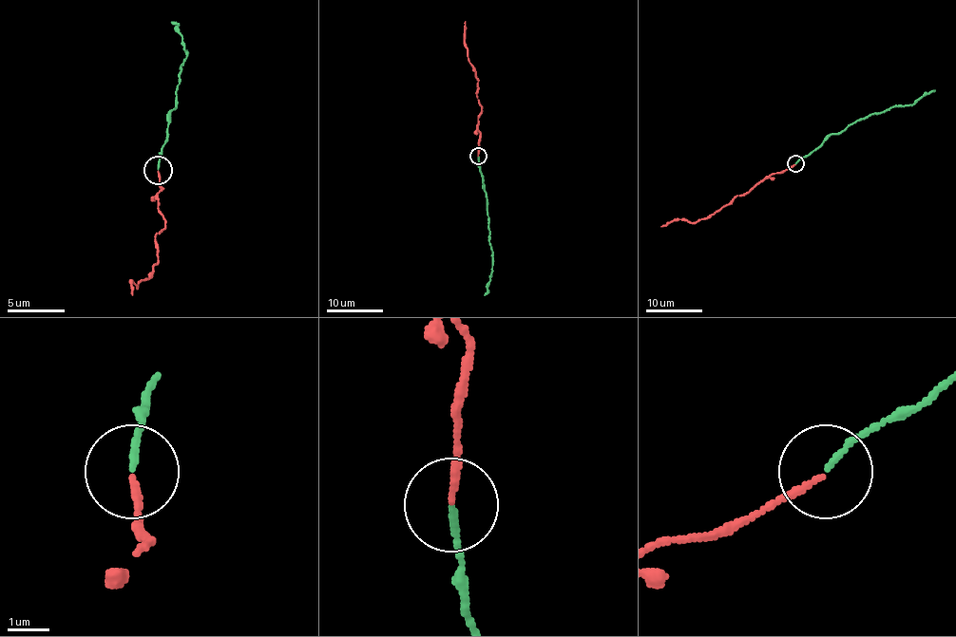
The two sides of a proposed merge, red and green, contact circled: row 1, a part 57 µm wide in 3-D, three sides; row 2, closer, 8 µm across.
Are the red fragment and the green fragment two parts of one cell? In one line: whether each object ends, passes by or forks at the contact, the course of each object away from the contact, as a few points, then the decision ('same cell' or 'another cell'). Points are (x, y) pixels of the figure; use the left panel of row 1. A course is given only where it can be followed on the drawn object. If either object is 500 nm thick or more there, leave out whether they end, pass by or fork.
red ends there; green ends there; red runs (157, 170), (162, 187), (157, 207), (165, 227), (154, 238), (154, 270), (137, 287), (131, 281), (131, 295); green runs (157, 170), (185, 53), (171, 22); same cell

